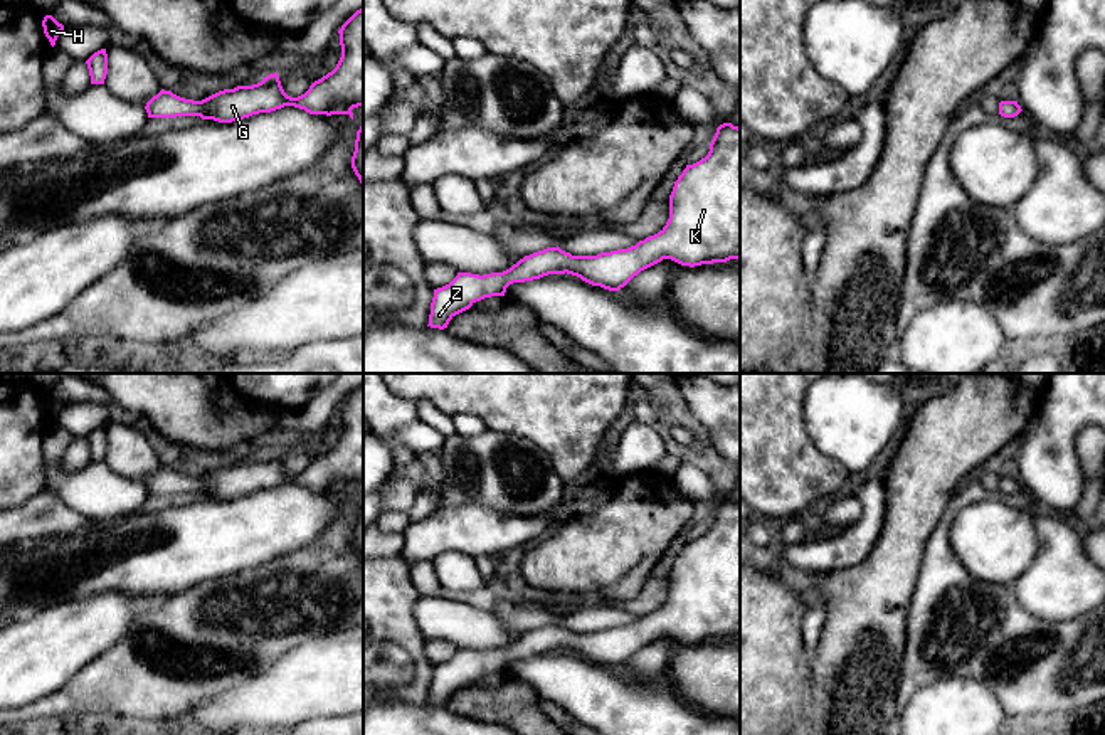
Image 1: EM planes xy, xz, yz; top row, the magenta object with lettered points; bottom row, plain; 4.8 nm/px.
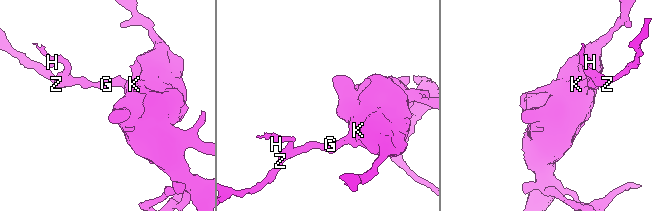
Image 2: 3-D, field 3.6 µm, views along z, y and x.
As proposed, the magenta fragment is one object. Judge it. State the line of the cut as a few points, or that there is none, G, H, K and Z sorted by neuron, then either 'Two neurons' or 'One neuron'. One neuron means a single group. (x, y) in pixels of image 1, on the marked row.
No split. Groups: G H K Z. One neuron

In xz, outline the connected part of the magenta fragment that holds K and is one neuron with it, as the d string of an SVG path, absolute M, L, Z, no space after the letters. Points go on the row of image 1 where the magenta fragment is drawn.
M720 124L708 155L686 165L669 195L669 219L658 234L597 256L572 256L557 246L525 256L503 272L457 272L449 284L434 289L427 326L444 330L476 301L505 296L510 284L548 274L567 272L592 286L619 291L663 259L690 267L740 259L738 126Z

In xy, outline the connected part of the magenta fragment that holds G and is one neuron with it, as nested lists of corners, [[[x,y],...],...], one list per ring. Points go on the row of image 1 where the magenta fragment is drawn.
[[[363,7],[338,30],[341,57],[336,67],[315,81],[309,89],[291,98],[284,93],[278,72],[252,86],[219,91],[202,101],[185,99],[161,89],[145,109],[148,118],[200,116],[219,123],[232,123],[284,106],[304,109],[309,114],[348,114],[363,108]]]

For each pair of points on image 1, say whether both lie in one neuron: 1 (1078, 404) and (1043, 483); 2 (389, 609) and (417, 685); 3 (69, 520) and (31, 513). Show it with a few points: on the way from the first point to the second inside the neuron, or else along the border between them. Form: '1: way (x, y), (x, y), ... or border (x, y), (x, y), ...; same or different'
1: way (1058, 424), (1052, 441), (1043, 449), (1043, 463); same
2: way (401, 628), (412, 639), (421, 666); same
3: way (59, 518), (41, 517); same

